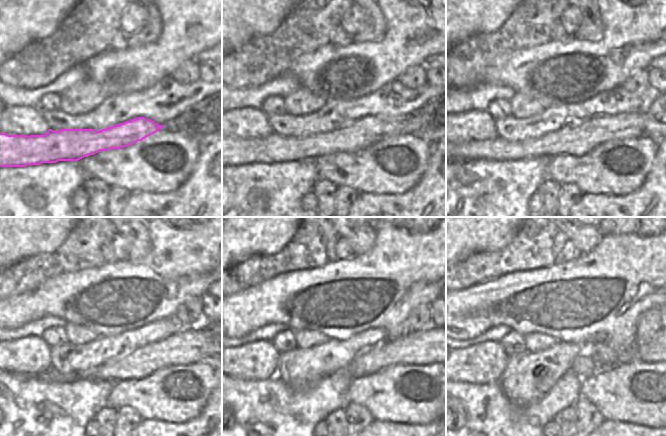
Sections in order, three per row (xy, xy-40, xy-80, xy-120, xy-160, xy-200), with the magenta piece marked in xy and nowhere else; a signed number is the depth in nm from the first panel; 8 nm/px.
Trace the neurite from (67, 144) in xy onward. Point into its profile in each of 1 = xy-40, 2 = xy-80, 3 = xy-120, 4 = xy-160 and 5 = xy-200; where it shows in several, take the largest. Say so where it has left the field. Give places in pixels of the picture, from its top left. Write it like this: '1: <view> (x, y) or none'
1: xy-40 (360, 134)
2: xy-80 (580, 139)
3: xy-120 (186, 347)
4: xy-160 (416, 347)
5: xy-200 (649, 352)

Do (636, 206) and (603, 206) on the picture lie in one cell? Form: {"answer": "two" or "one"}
{"answer": "one"}

